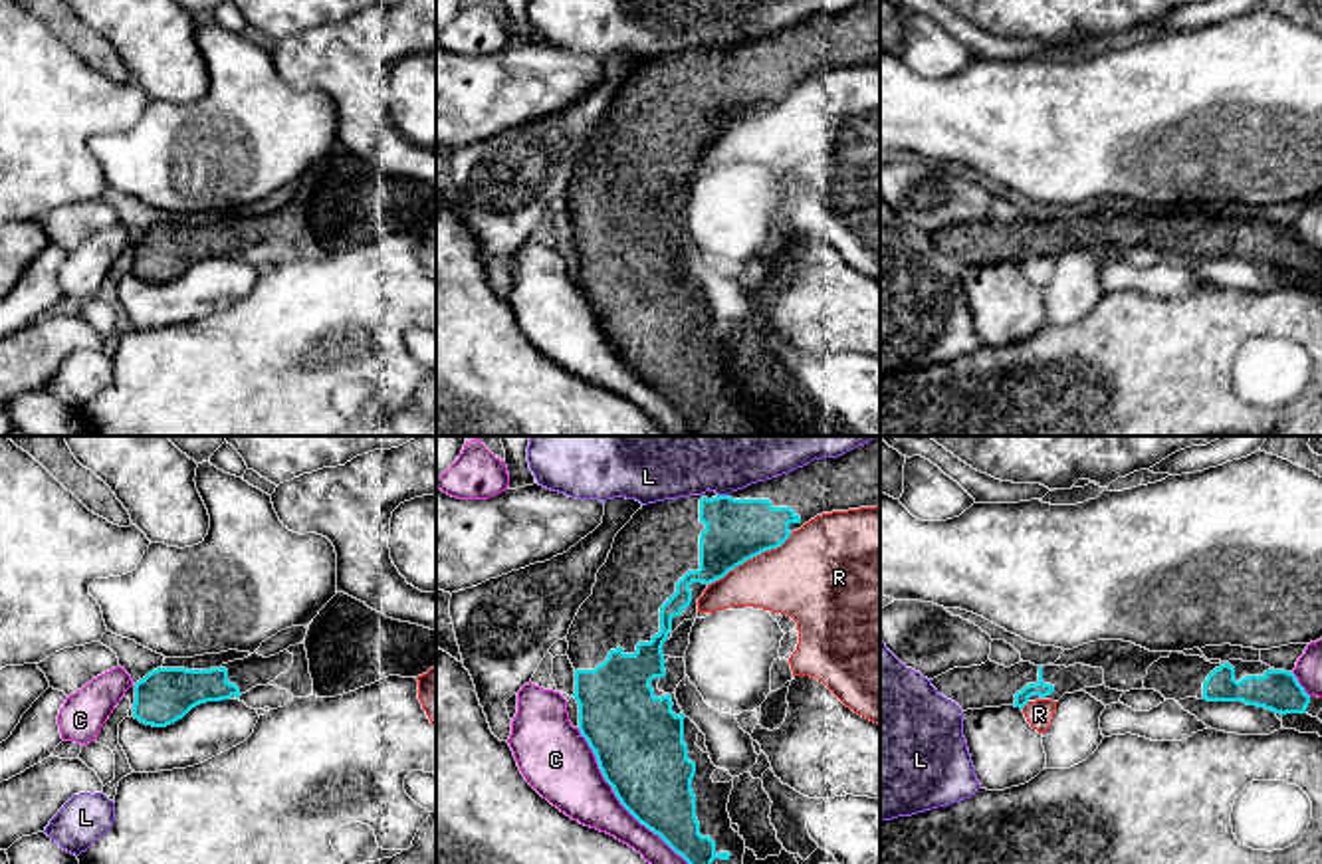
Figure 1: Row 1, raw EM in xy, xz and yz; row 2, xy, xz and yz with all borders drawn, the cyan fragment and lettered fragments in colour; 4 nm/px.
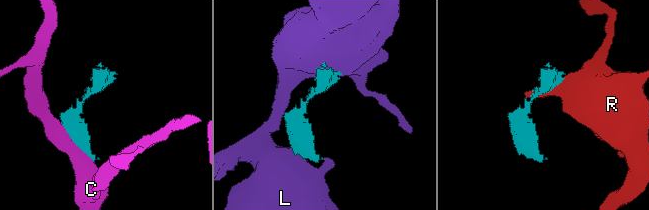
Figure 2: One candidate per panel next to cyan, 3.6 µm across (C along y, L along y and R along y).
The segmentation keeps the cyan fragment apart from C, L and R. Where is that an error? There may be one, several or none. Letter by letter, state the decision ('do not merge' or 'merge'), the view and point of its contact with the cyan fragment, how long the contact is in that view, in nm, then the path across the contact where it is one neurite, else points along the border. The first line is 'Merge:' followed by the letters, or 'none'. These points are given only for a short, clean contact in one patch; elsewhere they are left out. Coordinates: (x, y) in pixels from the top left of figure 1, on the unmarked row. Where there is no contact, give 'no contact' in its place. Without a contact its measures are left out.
Merge: none
C: do not merge | xz (623, 361) | 800 nm
L: do not merge | xz (724, 52) | 50 nm | along xz (718, 50), (728, 52)
R: do not merge | xz (750, 113) | 400 nm

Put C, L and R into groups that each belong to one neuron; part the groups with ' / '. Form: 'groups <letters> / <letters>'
groups C / L / R

